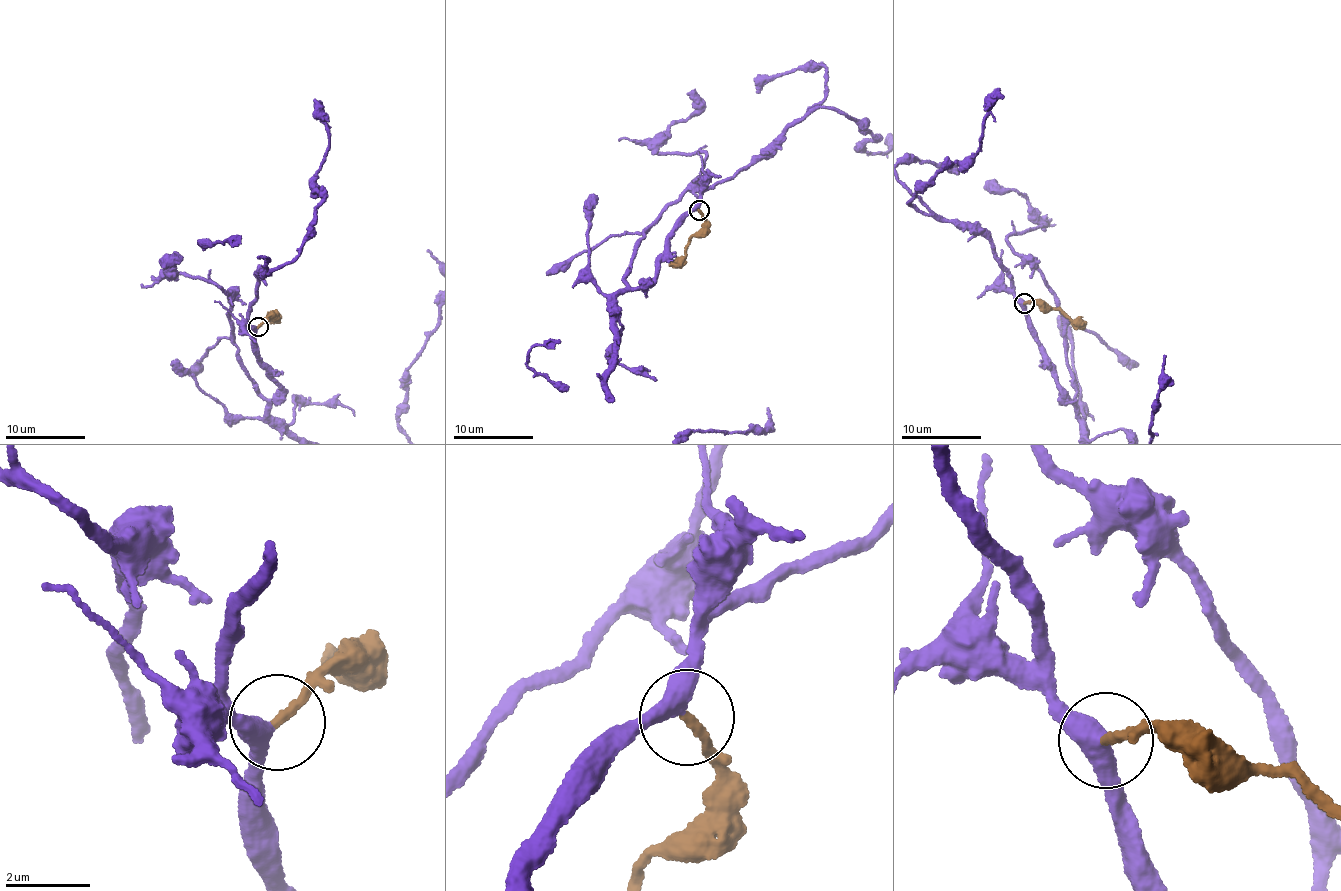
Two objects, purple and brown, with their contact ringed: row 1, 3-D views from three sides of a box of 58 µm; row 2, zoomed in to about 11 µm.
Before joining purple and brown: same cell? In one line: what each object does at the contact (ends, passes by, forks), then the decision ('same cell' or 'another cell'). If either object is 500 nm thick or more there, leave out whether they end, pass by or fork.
purple passes by; brown ends; same cell

